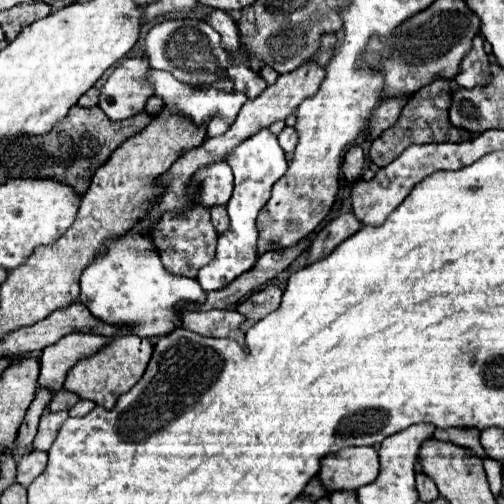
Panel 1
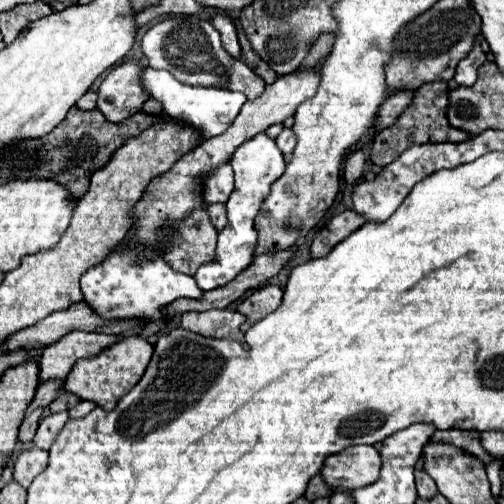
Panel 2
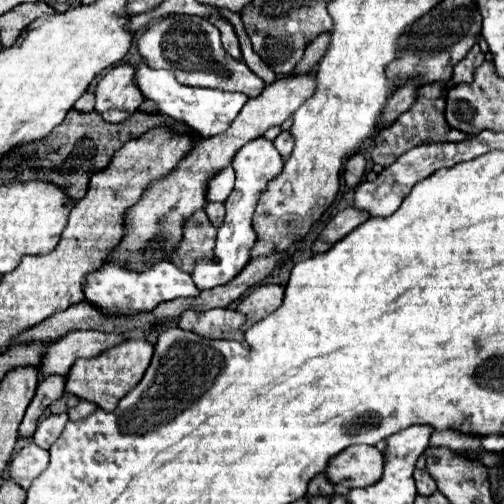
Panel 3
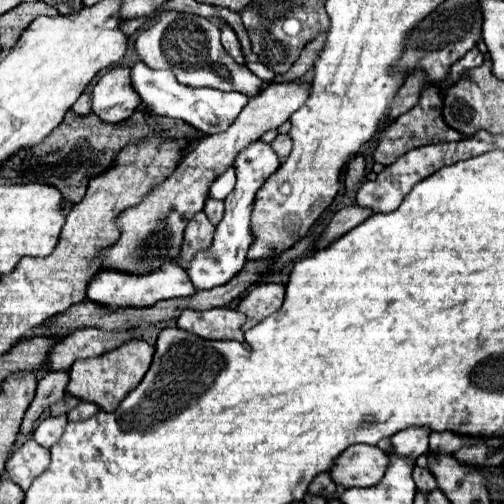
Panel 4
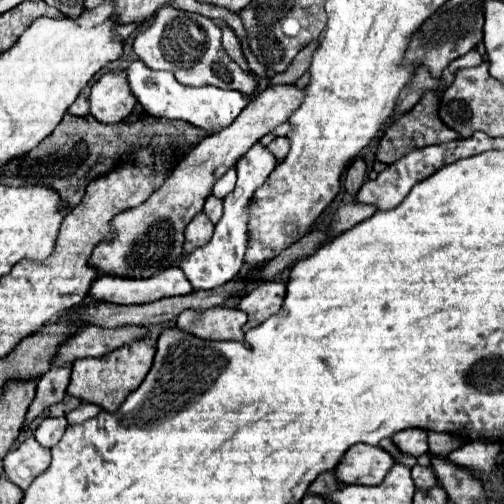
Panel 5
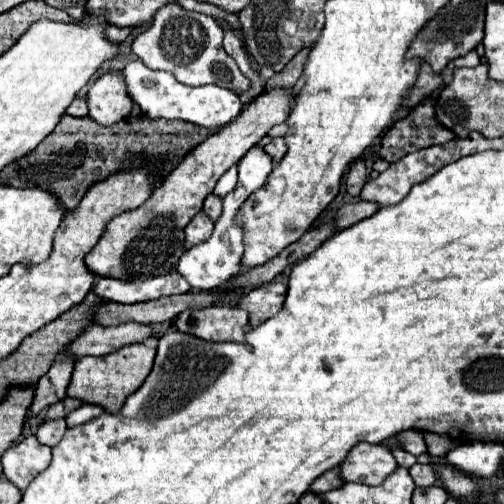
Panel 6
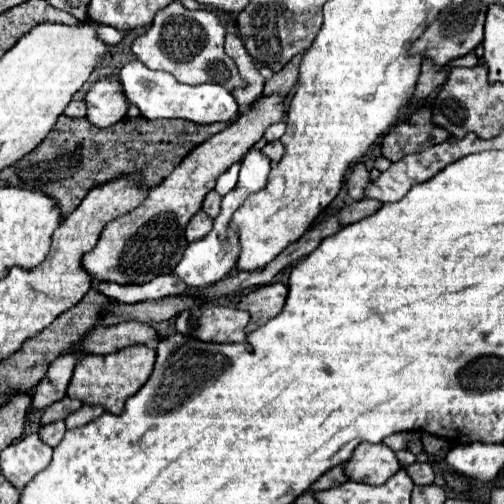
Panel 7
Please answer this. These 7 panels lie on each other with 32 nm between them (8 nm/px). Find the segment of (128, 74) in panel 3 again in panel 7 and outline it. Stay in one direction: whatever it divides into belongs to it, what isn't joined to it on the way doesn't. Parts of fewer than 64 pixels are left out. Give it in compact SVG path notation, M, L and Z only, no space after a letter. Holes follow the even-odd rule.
M104 76L88 90L86 106L88 106L86 118L100 128L108 128L126 116L130 102L124 96L118 76Z

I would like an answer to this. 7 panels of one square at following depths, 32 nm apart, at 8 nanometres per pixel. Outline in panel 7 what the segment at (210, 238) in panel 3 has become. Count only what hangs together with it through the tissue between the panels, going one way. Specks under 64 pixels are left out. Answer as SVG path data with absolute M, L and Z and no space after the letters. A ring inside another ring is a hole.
M200 210L200 212L190 220L190 224L186 226L186 240L188 240L188 242L200 240L200 238L204 238L210 230L212 230L212 218L206 216L206 214Z

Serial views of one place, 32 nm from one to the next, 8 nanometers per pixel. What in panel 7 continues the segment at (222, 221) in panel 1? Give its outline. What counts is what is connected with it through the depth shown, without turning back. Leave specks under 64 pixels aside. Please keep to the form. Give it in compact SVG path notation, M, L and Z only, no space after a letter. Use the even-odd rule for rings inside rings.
M212 190L212 192L208 192L208 196L204 198L202 210L204 210L210 218L216 218L216 216L220 214L220 202L222 202L222 198Z

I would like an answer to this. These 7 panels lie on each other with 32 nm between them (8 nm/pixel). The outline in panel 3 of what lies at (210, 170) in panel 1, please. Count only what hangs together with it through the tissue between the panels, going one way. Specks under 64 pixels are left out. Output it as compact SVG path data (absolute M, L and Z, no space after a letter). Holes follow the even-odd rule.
M226 166L208 180L206 200L208 202L226 202L226 198L232 190L234 190L234 172L230 166Z

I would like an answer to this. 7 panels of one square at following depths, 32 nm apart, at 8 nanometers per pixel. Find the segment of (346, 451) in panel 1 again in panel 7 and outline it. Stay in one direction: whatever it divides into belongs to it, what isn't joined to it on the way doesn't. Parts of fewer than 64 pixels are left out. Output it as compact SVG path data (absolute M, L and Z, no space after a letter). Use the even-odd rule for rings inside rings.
M362 442L352 452L350 460L344 464L344 474L348 480L366 482L370 486L384 484L392 474L400 470L400 462L386 444Z

